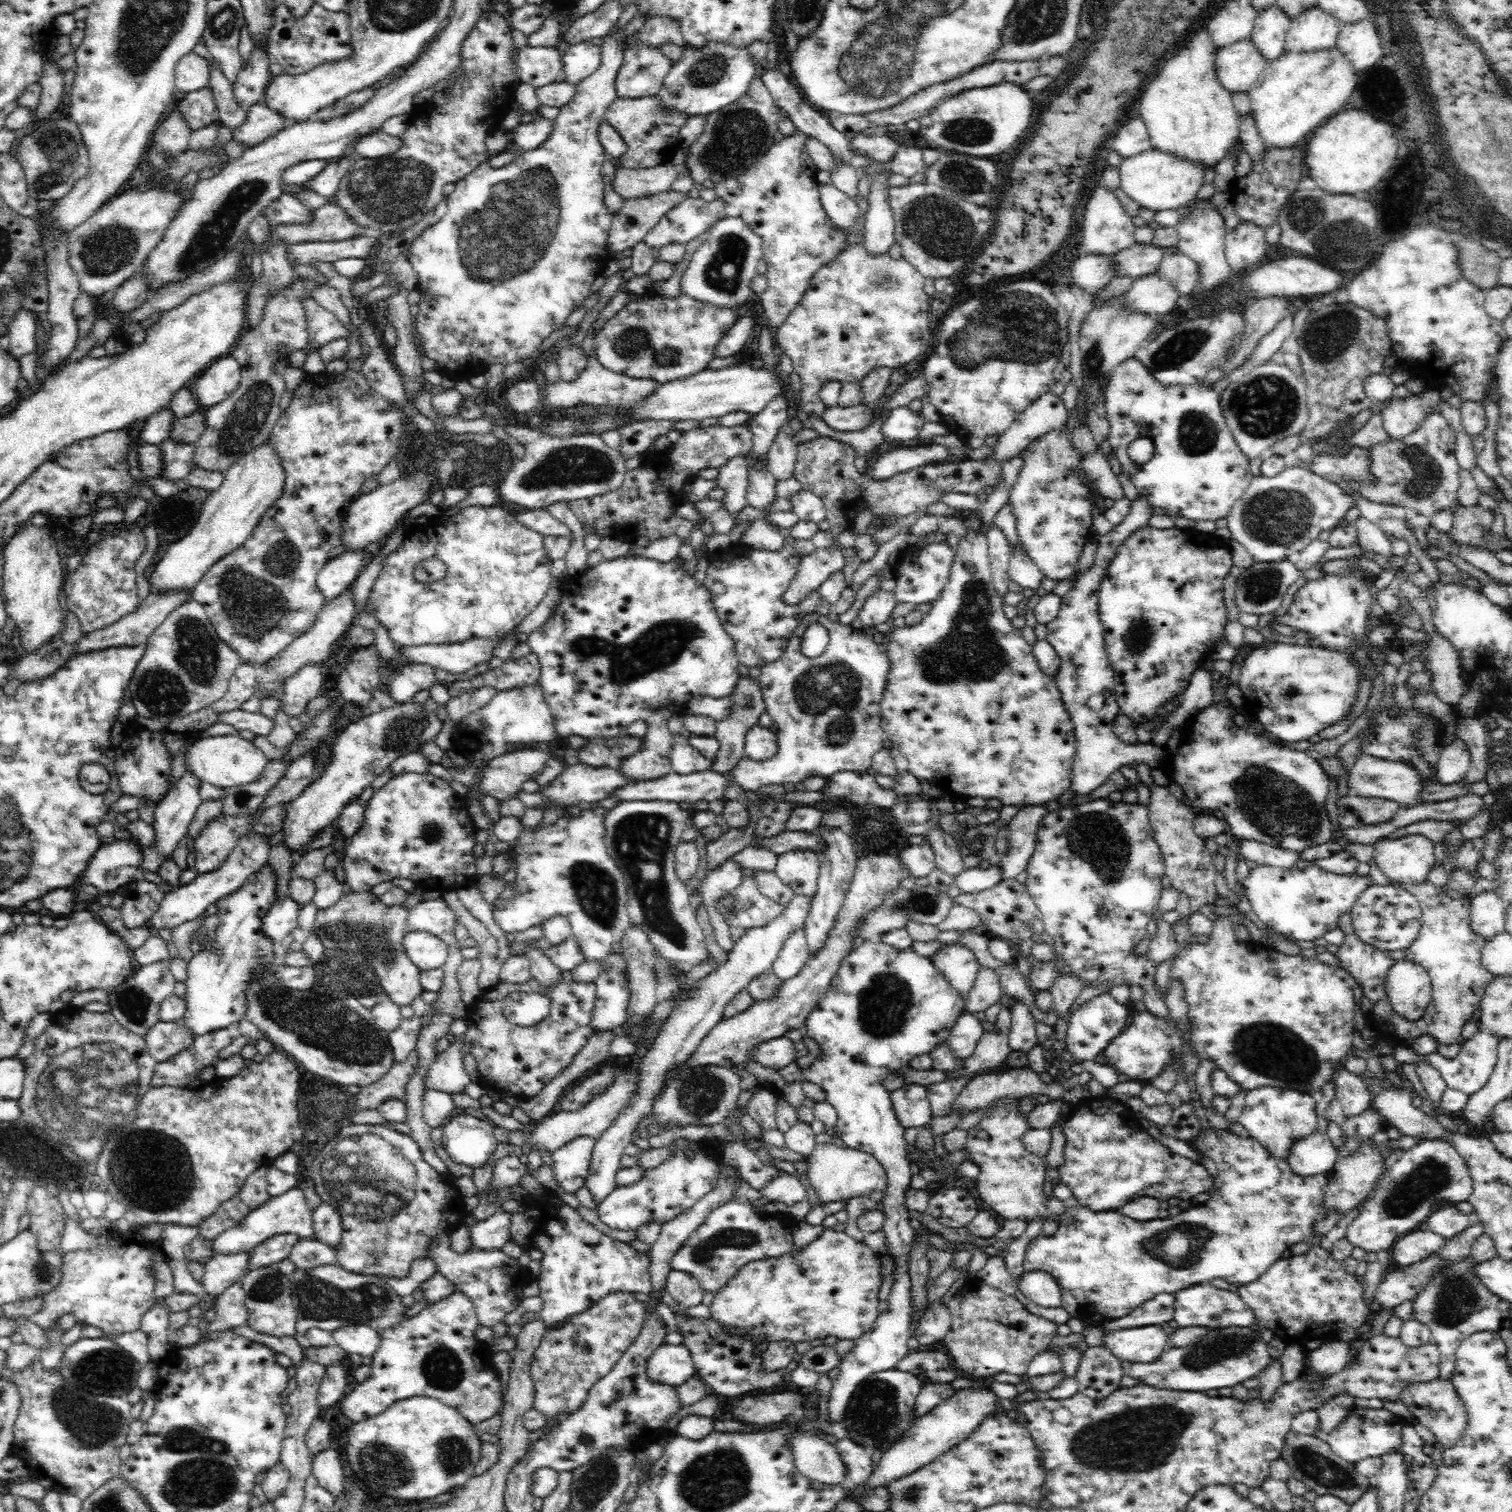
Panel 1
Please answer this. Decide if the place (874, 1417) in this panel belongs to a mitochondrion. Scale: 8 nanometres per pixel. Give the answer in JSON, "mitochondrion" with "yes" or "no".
{"mitochondrion":"yes"}

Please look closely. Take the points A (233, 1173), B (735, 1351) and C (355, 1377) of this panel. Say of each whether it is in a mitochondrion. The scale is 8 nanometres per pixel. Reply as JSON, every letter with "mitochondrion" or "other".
{"A":"other","B":"other","C":"other"}

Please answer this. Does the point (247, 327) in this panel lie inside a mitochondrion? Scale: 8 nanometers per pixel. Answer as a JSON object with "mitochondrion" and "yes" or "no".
{"mitochondrion":"no"}

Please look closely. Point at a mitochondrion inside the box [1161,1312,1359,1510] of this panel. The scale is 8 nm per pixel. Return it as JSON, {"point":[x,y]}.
{"point":[1218,1347]}

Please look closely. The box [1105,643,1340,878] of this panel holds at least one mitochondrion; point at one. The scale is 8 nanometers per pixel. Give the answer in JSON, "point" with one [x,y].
{"point":[1275,804]}

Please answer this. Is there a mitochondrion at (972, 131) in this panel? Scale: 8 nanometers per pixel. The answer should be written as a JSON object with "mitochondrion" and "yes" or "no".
{"mitochondrion":"yes"}

